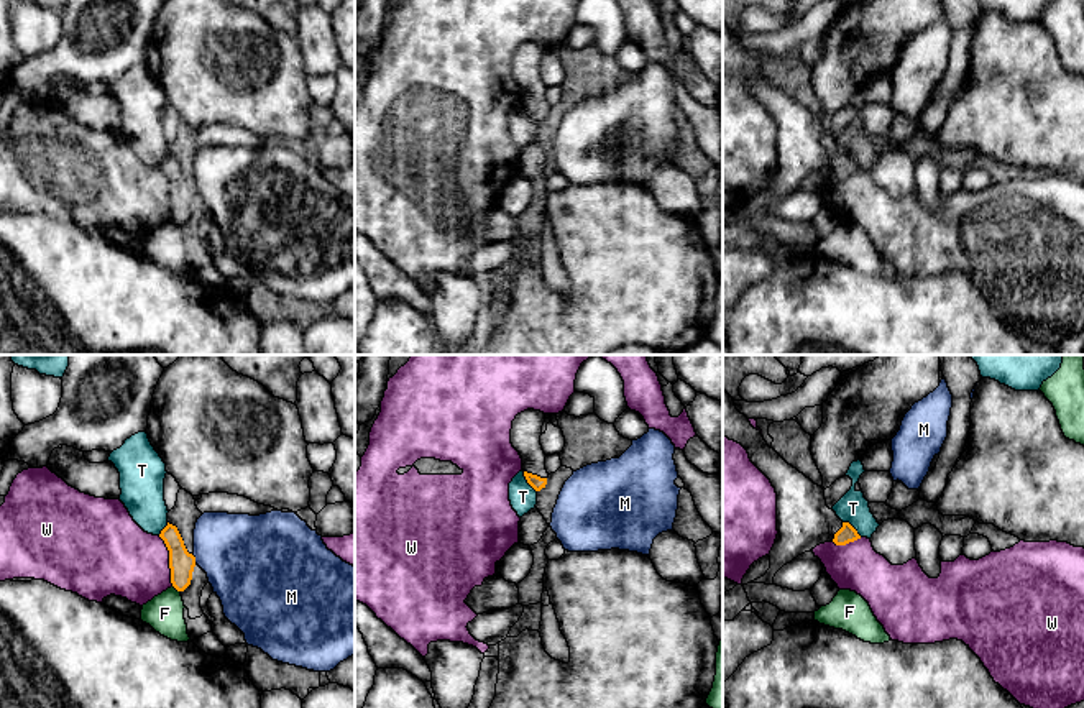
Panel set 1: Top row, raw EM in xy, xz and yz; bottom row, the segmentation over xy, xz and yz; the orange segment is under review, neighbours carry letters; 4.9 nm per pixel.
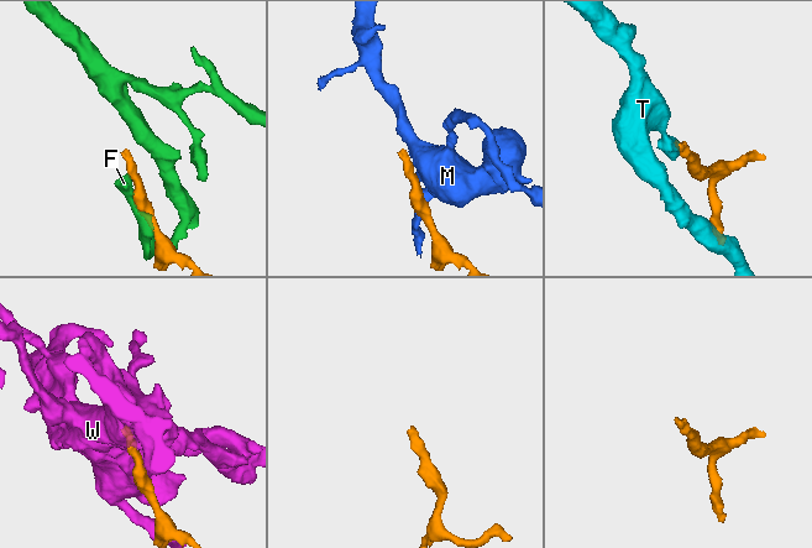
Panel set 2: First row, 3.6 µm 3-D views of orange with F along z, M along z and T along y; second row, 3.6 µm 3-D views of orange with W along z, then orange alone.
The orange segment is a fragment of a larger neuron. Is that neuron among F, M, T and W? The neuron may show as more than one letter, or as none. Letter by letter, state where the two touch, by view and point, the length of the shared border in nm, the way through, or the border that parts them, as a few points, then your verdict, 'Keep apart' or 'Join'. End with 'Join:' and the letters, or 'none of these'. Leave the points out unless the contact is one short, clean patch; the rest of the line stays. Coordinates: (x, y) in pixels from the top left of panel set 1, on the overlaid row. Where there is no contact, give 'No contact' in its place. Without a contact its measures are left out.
F: Touches orange at xy (176, 588). Shared border 50 nm. Keep apart
M: Touches orange at xy (194, 559). Shared border 40 nm. Keep apart
T: Touches orange at xz (528, 482). Shared border 120 nm. Boundary: xz (523, 472), (536, 491). Keep apart
W: Touches orange at xy (169, 560). Shared border 260 nm. Keep apart
Join: none of these

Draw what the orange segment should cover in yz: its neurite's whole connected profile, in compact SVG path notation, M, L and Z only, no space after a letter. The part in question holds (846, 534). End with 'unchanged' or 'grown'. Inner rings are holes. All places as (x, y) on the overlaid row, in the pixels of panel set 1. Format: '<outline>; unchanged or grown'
M723 388L723 435L741 444L751 462L770 480L777 493L777 539L769 554L770 568L751 583L772 585L775 573L820 544L846 545L861 539L826 506L824 490L788 465L767 445L760 430L741 414Z; grown

